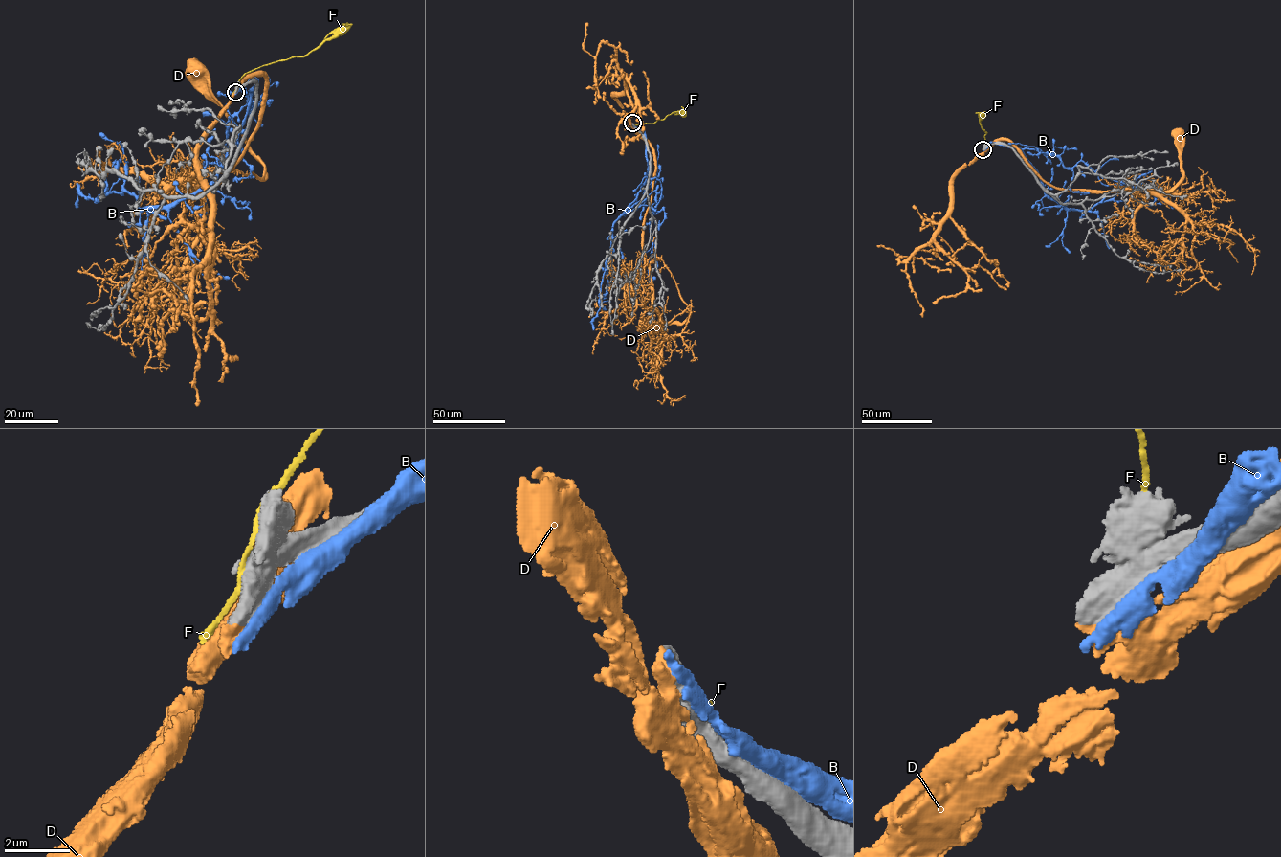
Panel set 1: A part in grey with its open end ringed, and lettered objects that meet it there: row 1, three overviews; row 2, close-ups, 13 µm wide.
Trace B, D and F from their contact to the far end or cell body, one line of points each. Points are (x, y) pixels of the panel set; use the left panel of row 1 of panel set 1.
B: (236, 91), (256, 80), (245, 124), (205, 187), (143, 209), (125, 191), (95, 200), (78, 191), (76, 207)
D: (235, 92), (265, 78), (257, 127), (232, 166), (197, 175), (221, 167), (261, 177), (264, 168), (193, 69)
F: (235, 89), (237, 81), (246, 73), (290, 57), (304, 56), (344, 27)

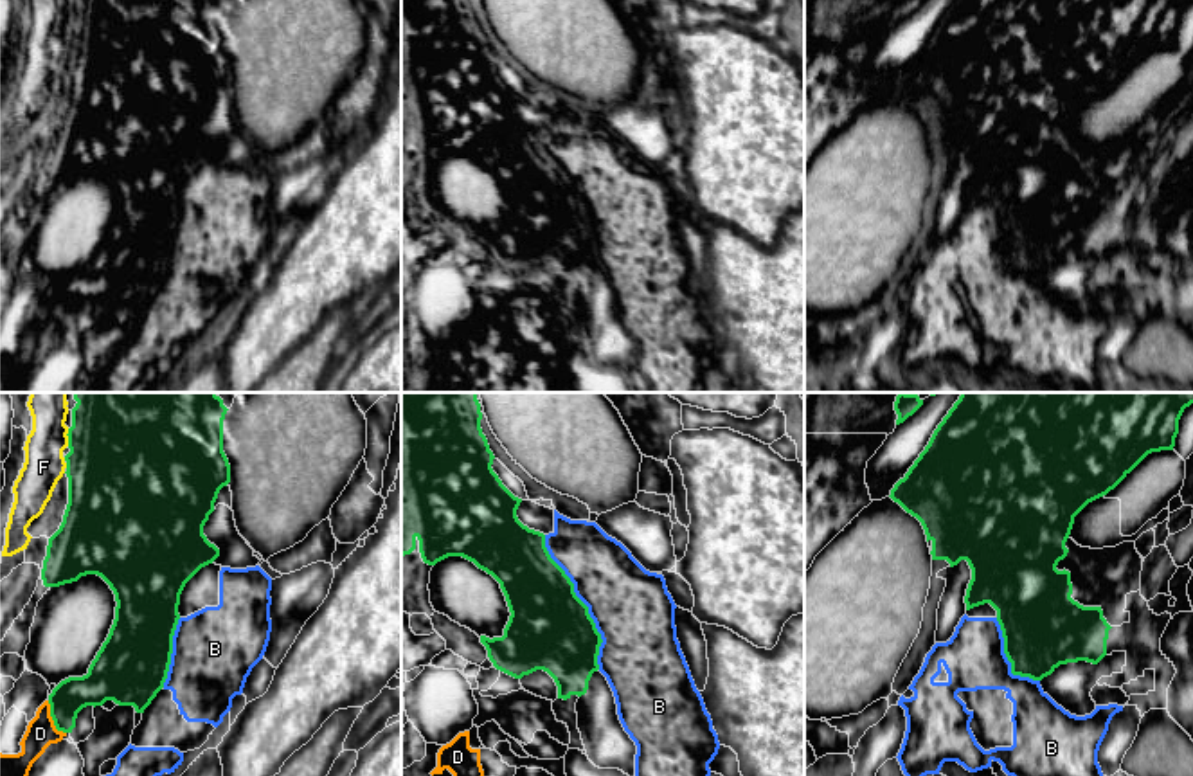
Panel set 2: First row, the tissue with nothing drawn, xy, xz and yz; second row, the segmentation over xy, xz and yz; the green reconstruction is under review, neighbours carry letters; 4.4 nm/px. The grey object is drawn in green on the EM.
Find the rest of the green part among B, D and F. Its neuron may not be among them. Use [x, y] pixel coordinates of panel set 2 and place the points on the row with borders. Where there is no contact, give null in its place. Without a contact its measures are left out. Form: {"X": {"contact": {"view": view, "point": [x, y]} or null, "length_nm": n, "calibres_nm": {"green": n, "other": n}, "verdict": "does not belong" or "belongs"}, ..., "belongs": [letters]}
{"B": {"contact": {"view": "xz", "point": [582, 602]}, "length_nm": 650, "calibres_nm": {"green": 380, "other": 360}, "verdict": "does not belong"}, "D": {"contact": {"view": "xy", "point": [53, 719]}, "length_nm": 170, "calibres_nm": {"green": 160, "other": 130}, "verdict": "does not belong"}, "F": {"contact": {"view": "xy", "point": [69, 438]}, "length_nm": 80, "calibres_nm": {"green": 500, "other": 180}, "verdict": "does not belong"}, "belongs": []}

